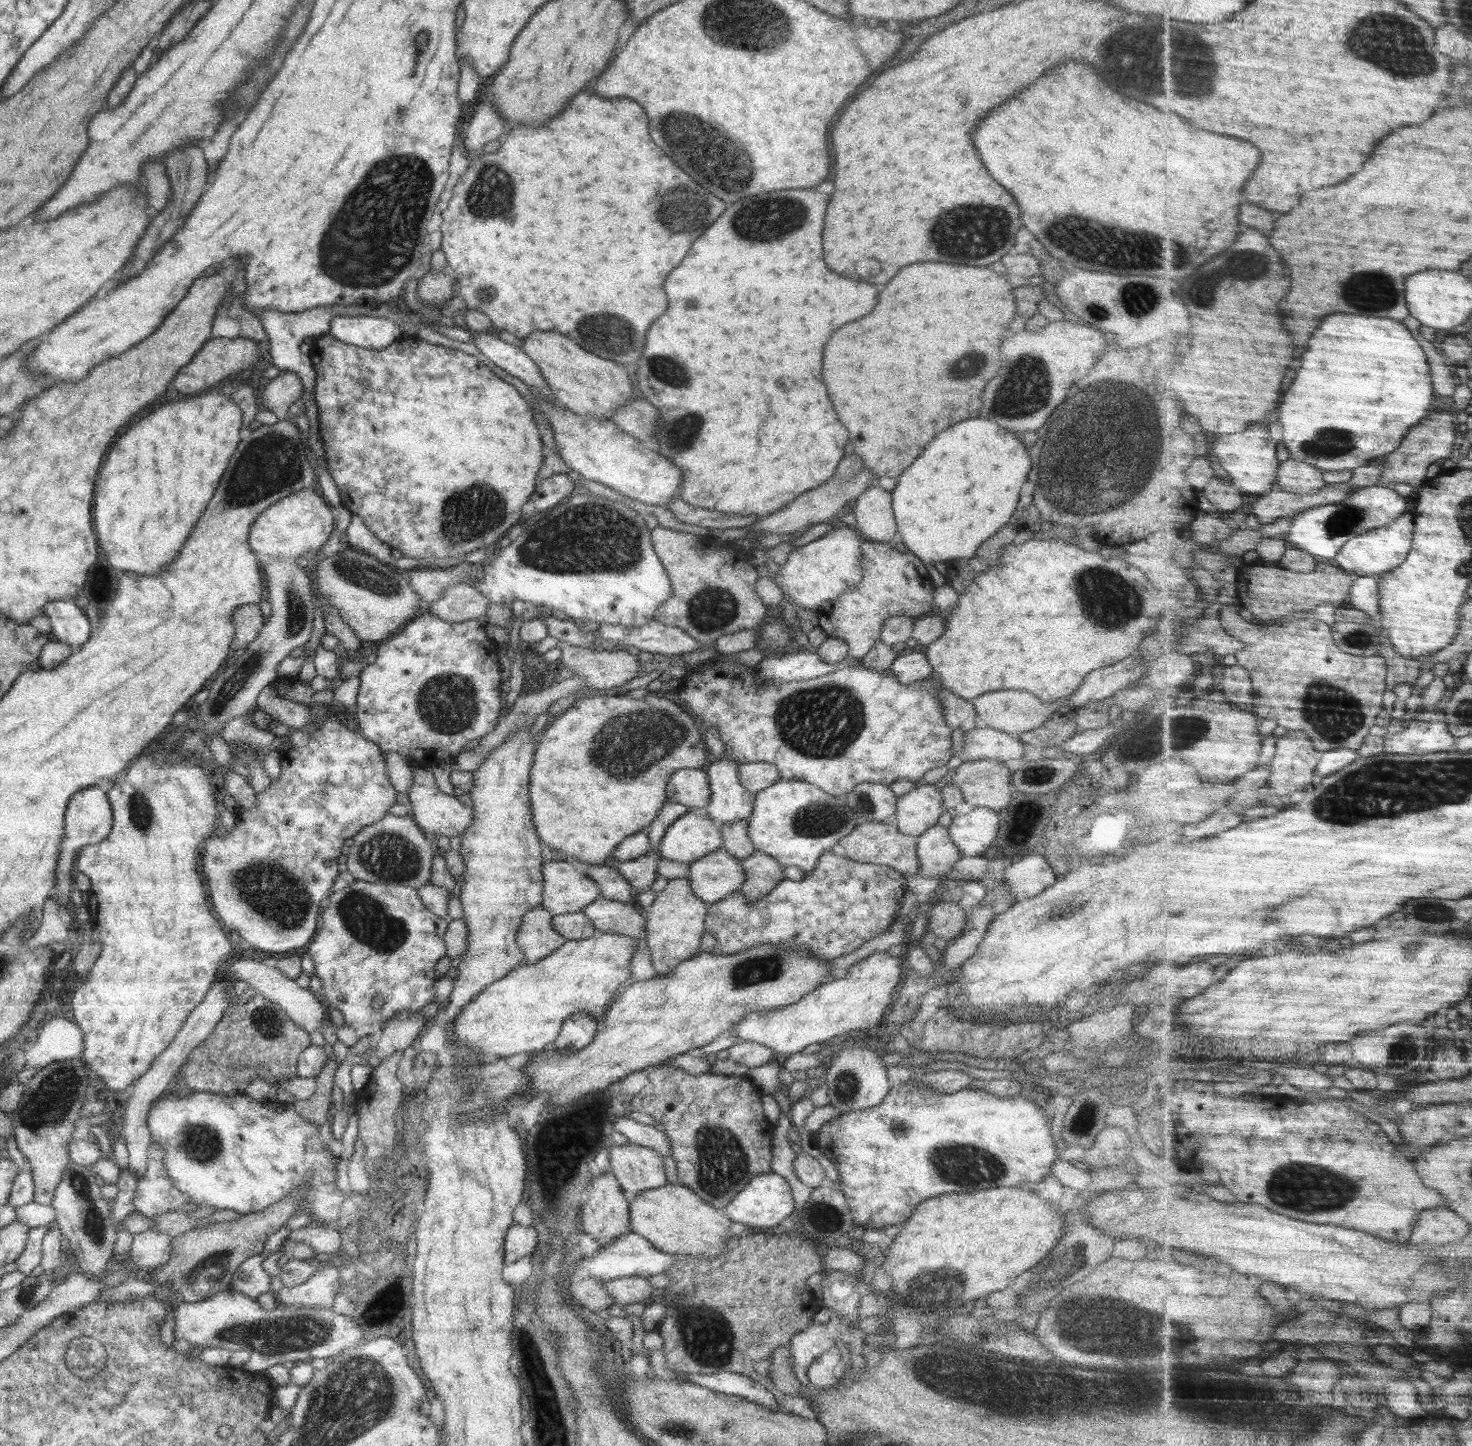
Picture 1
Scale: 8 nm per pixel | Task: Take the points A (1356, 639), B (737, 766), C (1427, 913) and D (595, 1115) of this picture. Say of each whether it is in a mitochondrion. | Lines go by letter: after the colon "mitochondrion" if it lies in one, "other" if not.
A: mitochondrion
B: other
C: mitochondrion
D: other

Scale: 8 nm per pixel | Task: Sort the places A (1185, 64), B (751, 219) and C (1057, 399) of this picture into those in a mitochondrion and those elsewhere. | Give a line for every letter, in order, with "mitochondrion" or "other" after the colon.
A: mitochondrion
B: mitochondrion
C: mitochondrion

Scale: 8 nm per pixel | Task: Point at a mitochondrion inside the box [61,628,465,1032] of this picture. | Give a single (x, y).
(284, 902)

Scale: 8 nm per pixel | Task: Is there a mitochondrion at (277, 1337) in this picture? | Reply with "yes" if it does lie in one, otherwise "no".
yes

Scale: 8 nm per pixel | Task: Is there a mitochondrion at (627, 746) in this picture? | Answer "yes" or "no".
yes

